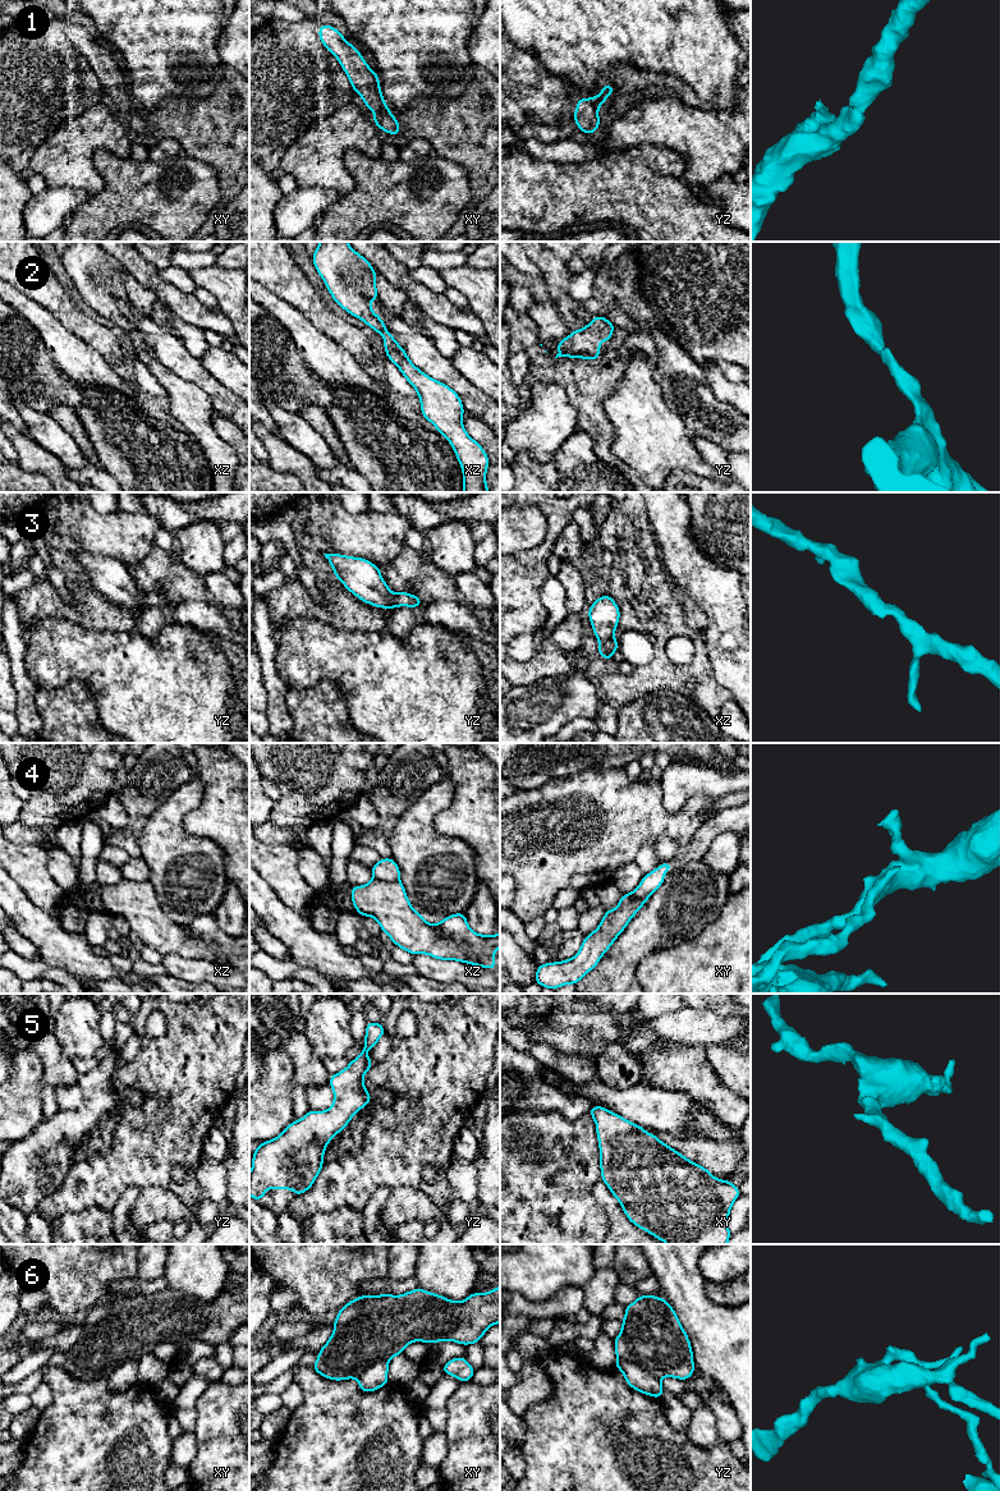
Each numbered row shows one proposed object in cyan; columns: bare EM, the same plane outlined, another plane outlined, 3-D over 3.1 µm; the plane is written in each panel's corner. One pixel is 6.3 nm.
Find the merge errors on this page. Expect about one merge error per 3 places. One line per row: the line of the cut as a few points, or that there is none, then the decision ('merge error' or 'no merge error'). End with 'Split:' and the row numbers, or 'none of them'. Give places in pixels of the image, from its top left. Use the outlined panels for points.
1: cut none; no merge error
2: cut none; no merge error
3: cut none; no merge error
4: cut xz (374, 877), (399, 881); merge error
5: cut none; no merge error
6: cut yz (617, 1357), (638, 1365), (659, 1380); merge error
Split: 4, 6

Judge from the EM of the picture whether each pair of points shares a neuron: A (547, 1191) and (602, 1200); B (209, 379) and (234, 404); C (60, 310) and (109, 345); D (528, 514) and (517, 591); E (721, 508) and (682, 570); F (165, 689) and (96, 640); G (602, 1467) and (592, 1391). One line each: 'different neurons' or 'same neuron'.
A: different neurons
B: same neuron
C: same neuron
D: different neurons
E: different neurons
F: same neuron
G: same neuron

